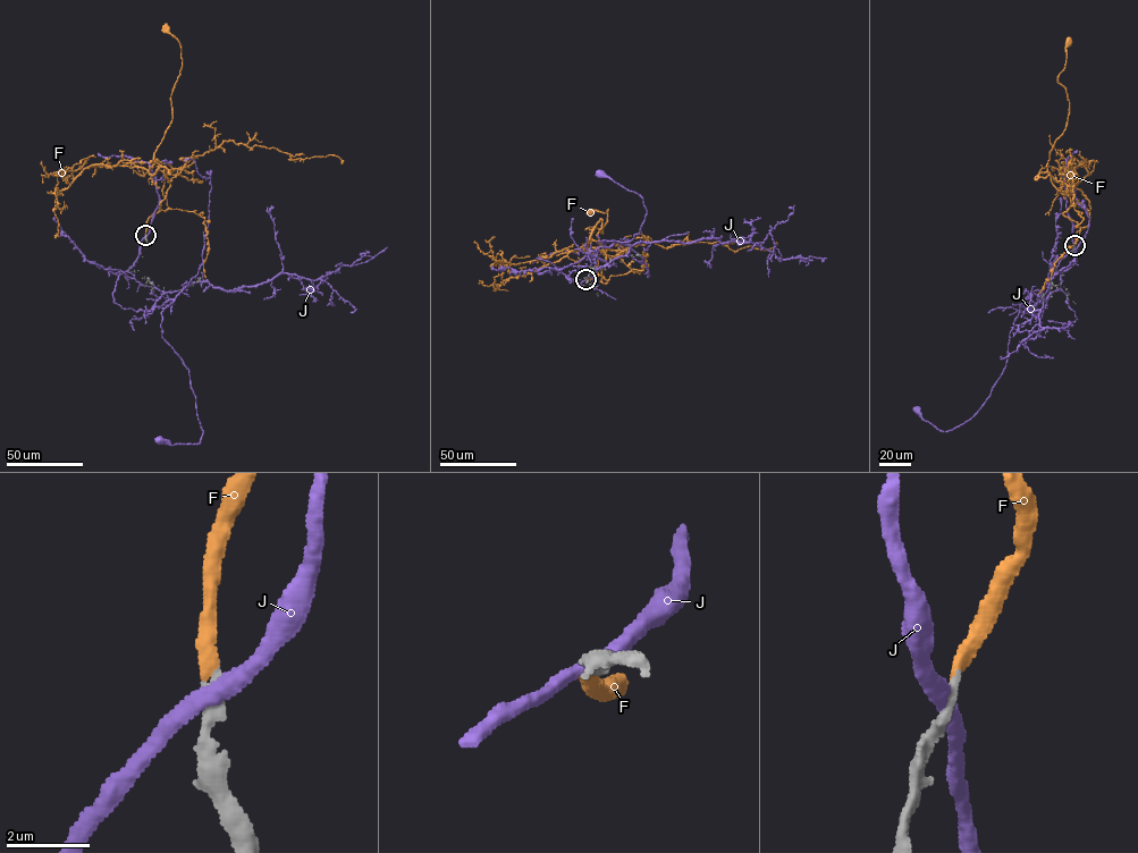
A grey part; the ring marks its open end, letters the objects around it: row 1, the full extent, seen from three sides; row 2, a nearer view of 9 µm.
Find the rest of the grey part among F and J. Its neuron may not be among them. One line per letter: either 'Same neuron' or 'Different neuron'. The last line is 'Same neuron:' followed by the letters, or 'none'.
F: Same neuron
J: Different neuron
Same neuron: F

